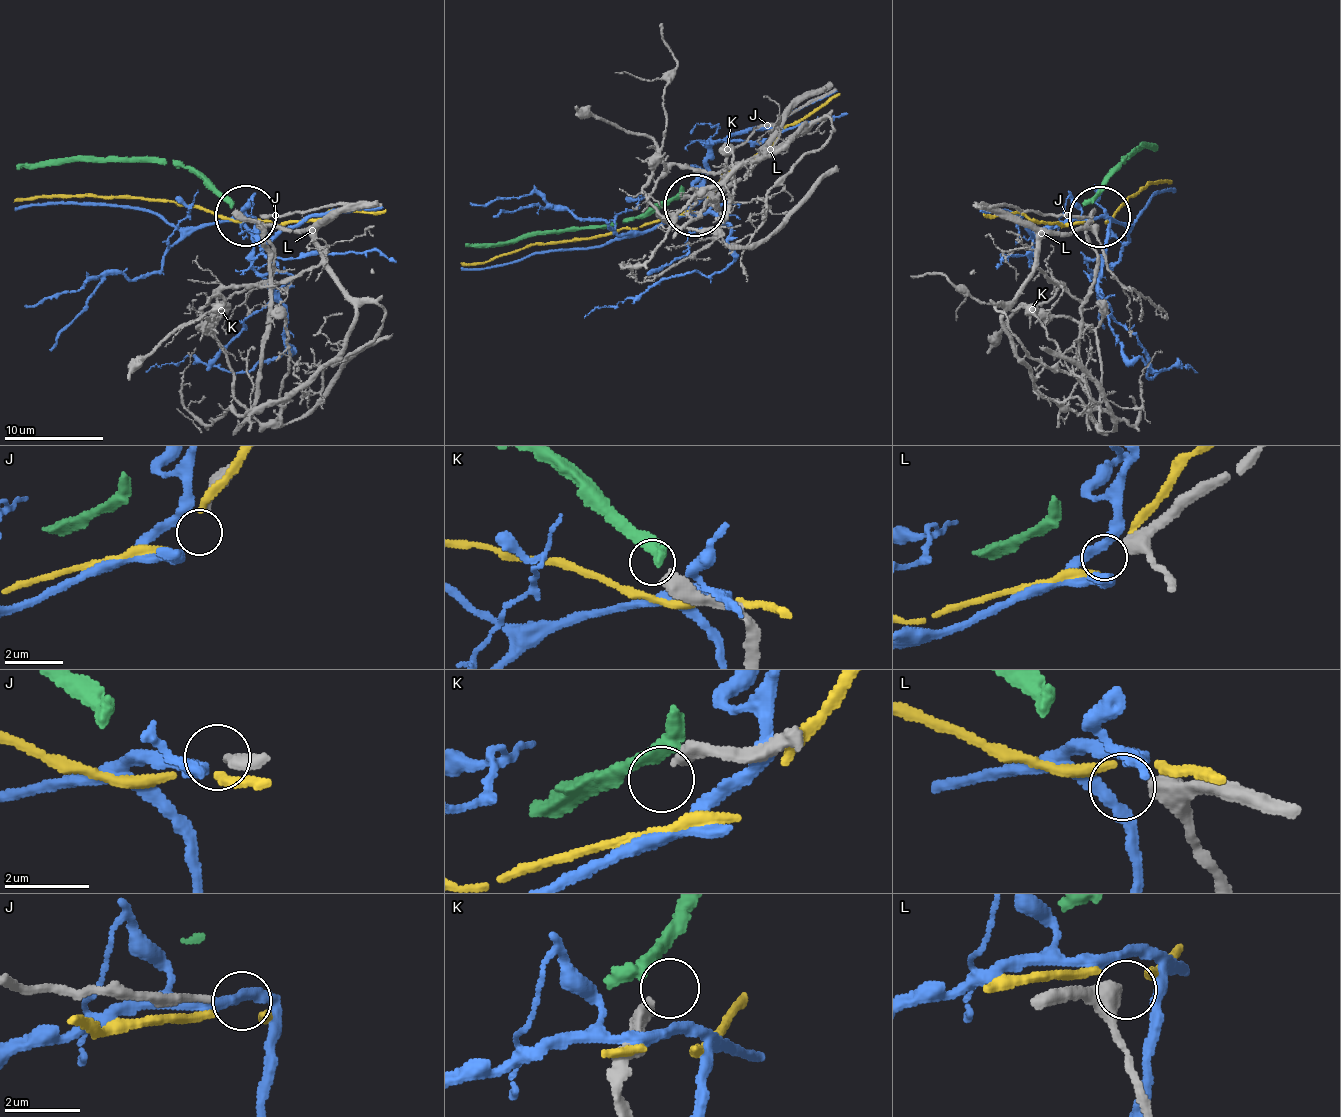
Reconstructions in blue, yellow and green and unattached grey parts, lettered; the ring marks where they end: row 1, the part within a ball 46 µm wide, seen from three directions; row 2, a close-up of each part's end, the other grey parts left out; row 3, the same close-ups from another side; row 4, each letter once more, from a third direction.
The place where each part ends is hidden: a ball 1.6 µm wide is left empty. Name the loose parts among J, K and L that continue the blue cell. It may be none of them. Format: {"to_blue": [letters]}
{"to_blue": []}

